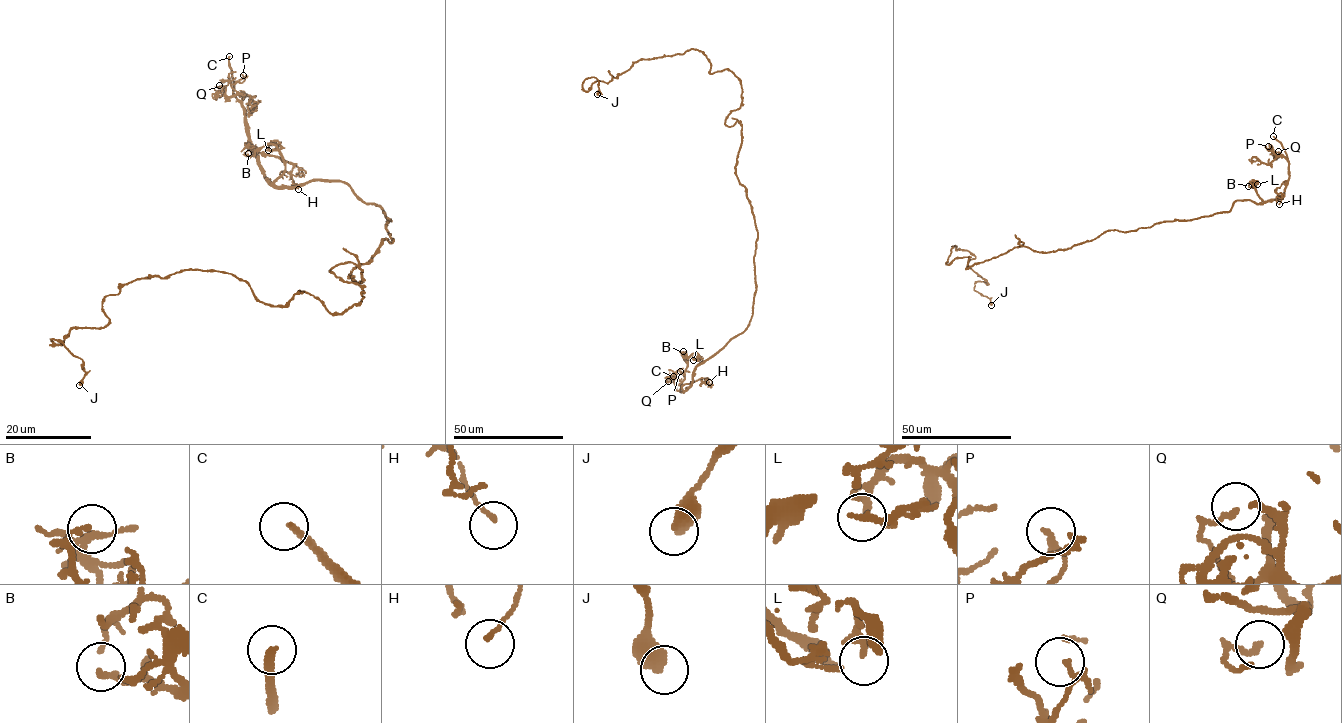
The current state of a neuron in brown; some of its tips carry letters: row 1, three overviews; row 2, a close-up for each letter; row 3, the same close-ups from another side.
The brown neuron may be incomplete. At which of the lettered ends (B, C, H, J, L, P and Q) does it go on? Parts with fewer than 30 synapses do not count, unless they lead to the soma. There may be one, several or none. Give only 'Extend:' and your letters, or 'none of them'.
Extend: C

